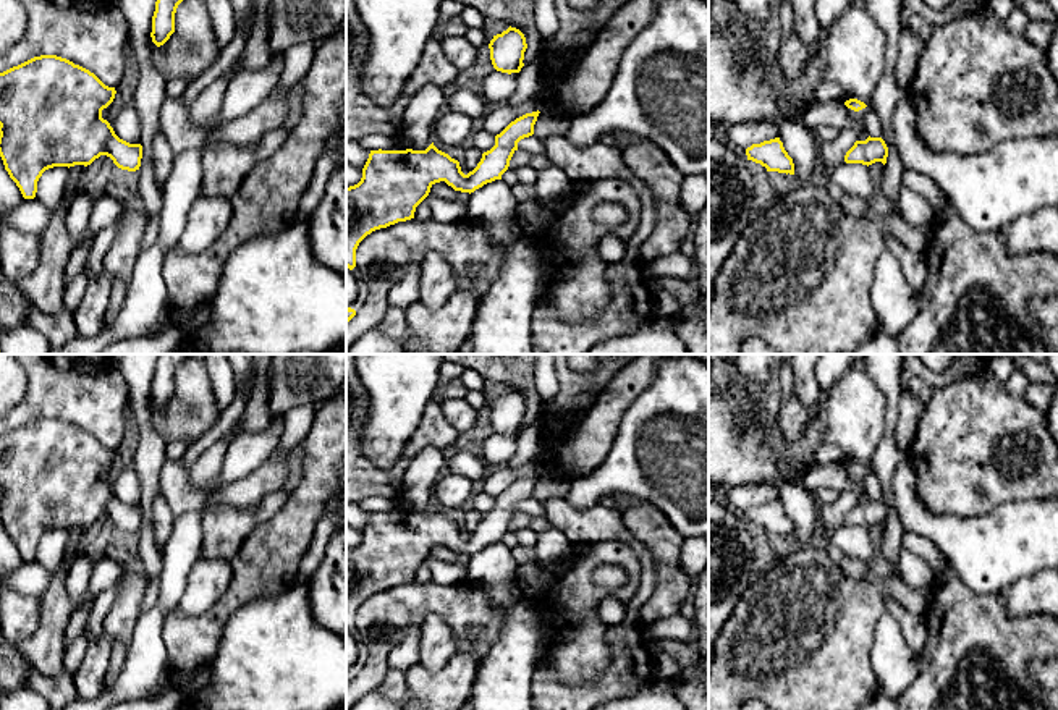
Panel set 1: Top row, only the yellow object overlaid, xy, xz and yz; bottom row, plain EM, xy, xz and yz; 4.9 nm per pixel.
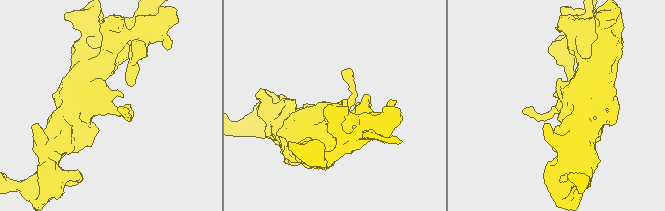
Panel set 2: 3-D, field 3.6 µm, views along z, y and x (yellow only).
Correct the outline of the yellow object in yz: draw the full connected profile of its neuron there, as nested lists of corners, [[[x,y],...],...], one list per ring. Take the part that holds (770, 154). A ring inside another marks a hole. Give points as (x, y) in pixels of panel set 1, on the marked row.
[[[780,137],[752,144],[746,149],[747,160],[760,163],[767,171],[789,173],[794,175],[793,158],[783,147]]]

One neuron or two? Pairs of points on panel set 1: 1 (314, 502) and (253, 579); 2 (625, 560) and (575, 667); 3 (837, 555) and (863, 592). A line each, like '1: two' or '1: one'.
1: one
2: one
3: two

